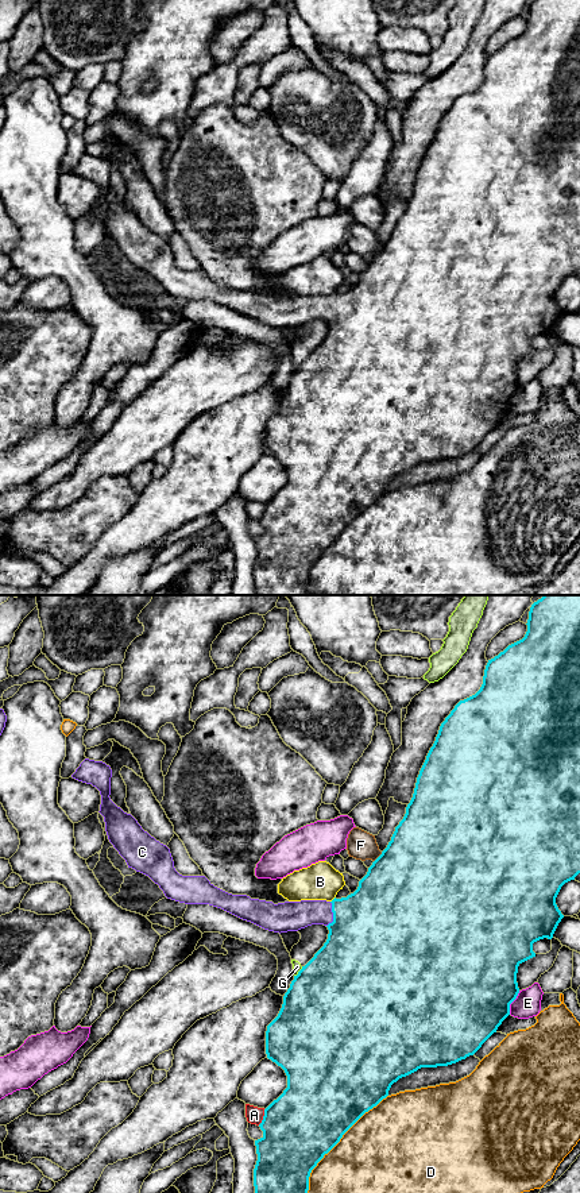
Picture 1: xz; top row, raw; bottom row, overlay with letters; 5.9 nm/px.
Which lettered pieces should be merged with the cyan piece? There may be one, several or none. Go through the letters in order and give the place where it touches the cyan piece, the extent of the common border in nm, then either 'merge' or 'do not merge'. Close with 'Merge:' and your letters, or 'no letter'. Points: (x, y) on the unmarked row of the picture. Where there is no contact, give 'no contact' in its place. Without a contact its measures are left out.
A: meets cyan in xz at (263, 513); contact 100 nm long; do not merge
B: meets cyan in xz at (333, 294); contact 50 nm long; do not merge
C: meets cyan in xz at (333, 309); contact 150 nm long; merge
D: meets cyan in xz at (335, 540); contact 750 nm long; do not merge
E: meets cyan in xz at (511, 397); contact 160 nm long; do not merge
F: meets cyan in xz at (378, 253); contact 80 nm long; do not merge
G: meets cyan in xz at (298, 367); contact 80 nm long; do not merge
Merge: C

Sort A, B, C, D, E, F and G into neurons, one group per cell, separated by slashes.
A / B / C / D / E / F / G

